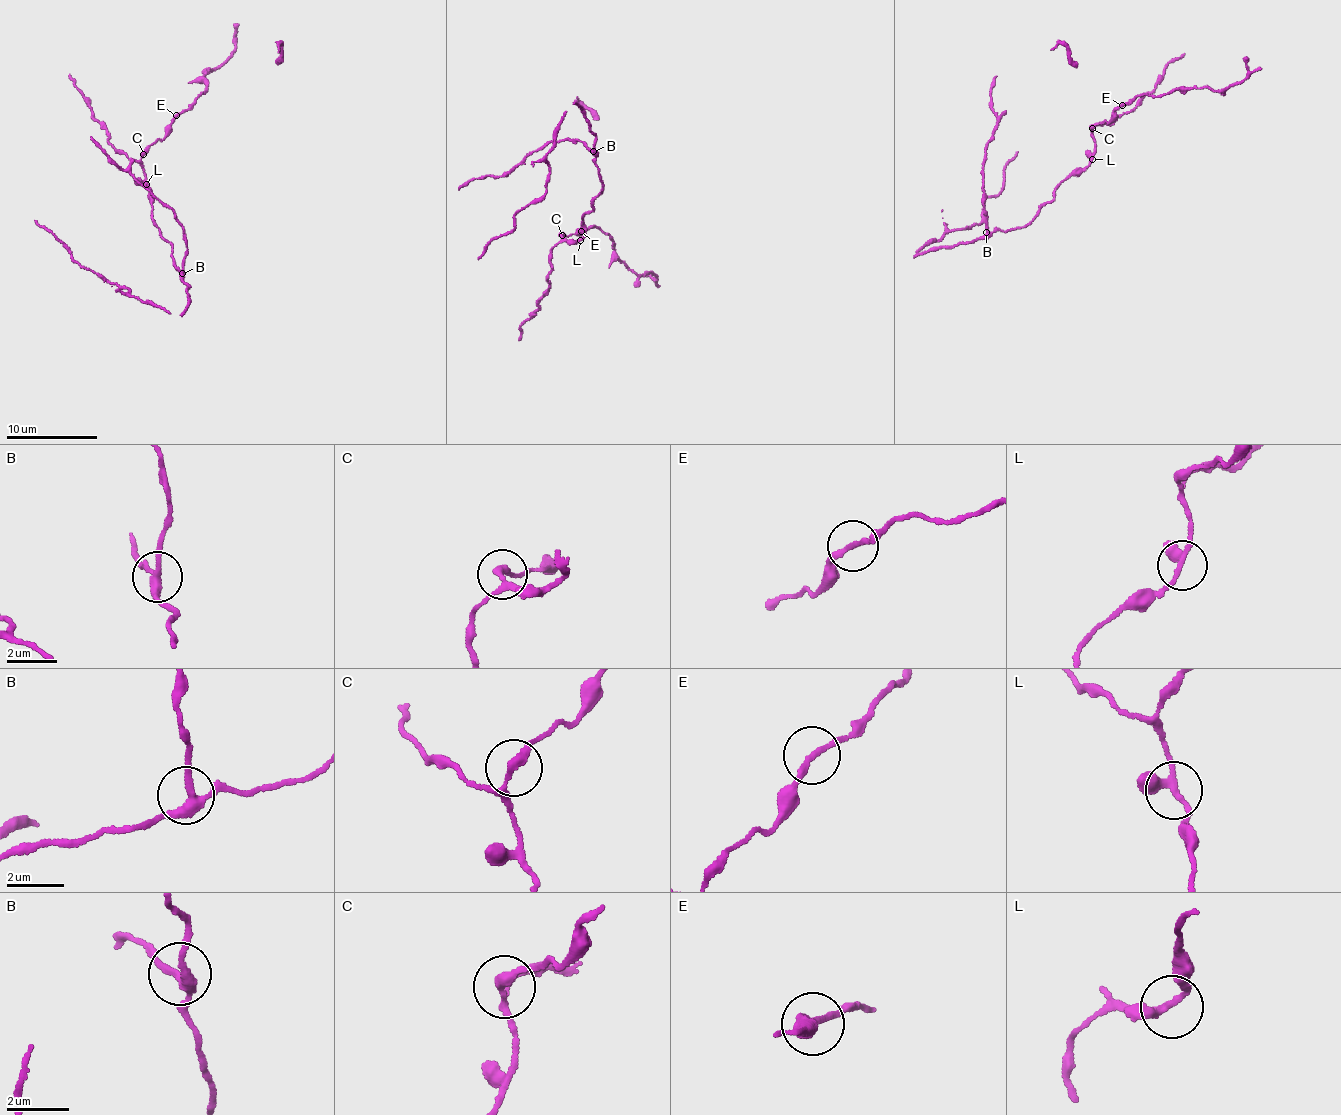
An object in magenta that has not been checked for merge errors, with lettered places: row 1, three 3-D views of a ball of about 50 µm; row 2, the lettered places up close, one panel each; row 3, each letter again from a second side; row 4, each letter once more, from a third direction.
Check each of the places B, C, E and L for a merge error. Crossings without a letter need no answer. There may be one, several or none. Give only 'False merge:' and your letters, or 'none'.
False merge: none

